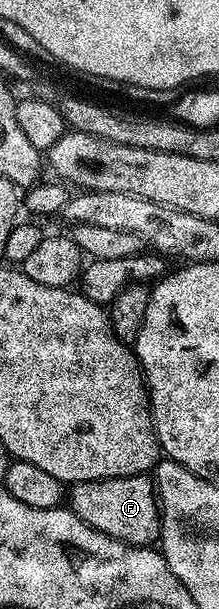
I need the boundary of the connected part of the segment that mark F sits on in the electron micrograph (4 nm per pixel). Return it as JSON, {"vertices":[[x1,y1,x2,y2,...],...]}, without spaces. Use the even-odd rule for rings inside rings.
{"vertices":[[131,475,130,477,118,477,117,479,95,479,94,481,82,481,81,483,71,484,70,487,70,510,75,513,82,521,86,521,86,525,90,525,94,529,98,529,102,533,106,533,110,537,114,537,123,543,129,543,131,547,152,547,160,537,160,504,156,494,155,482,148,475]]}

